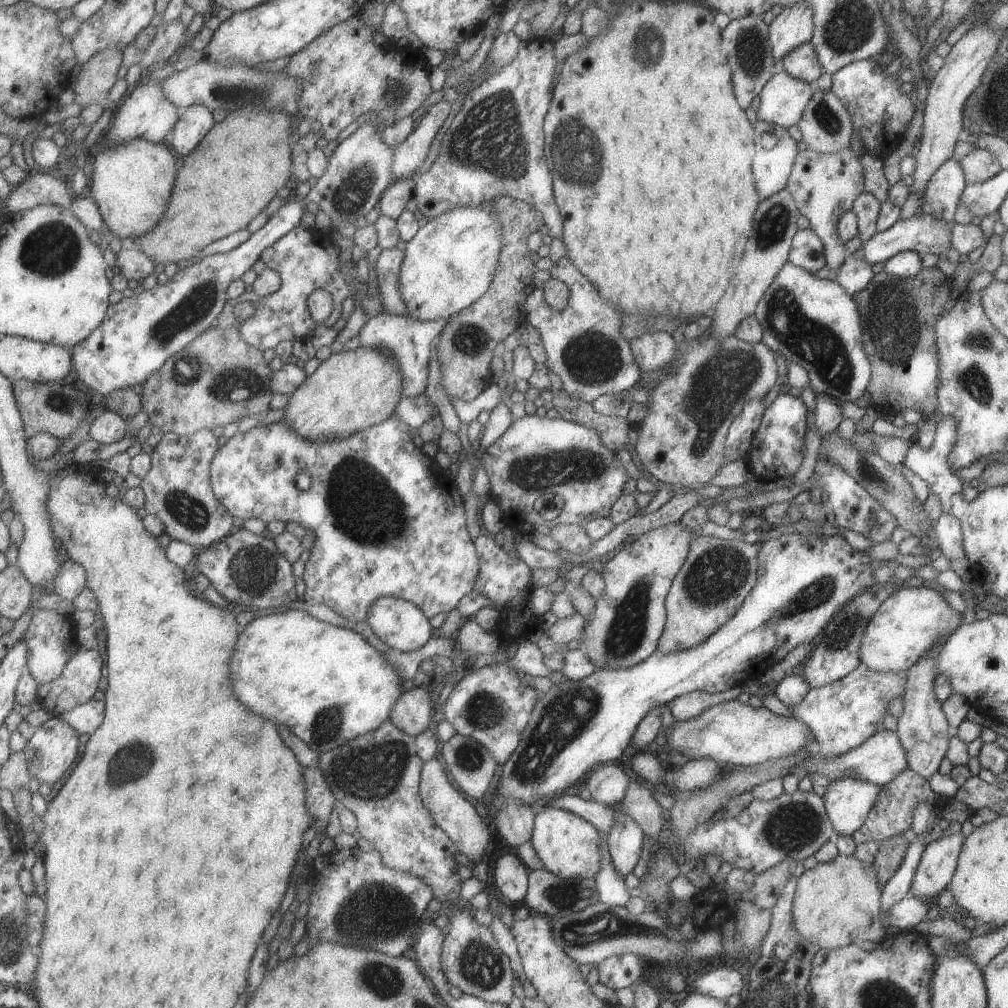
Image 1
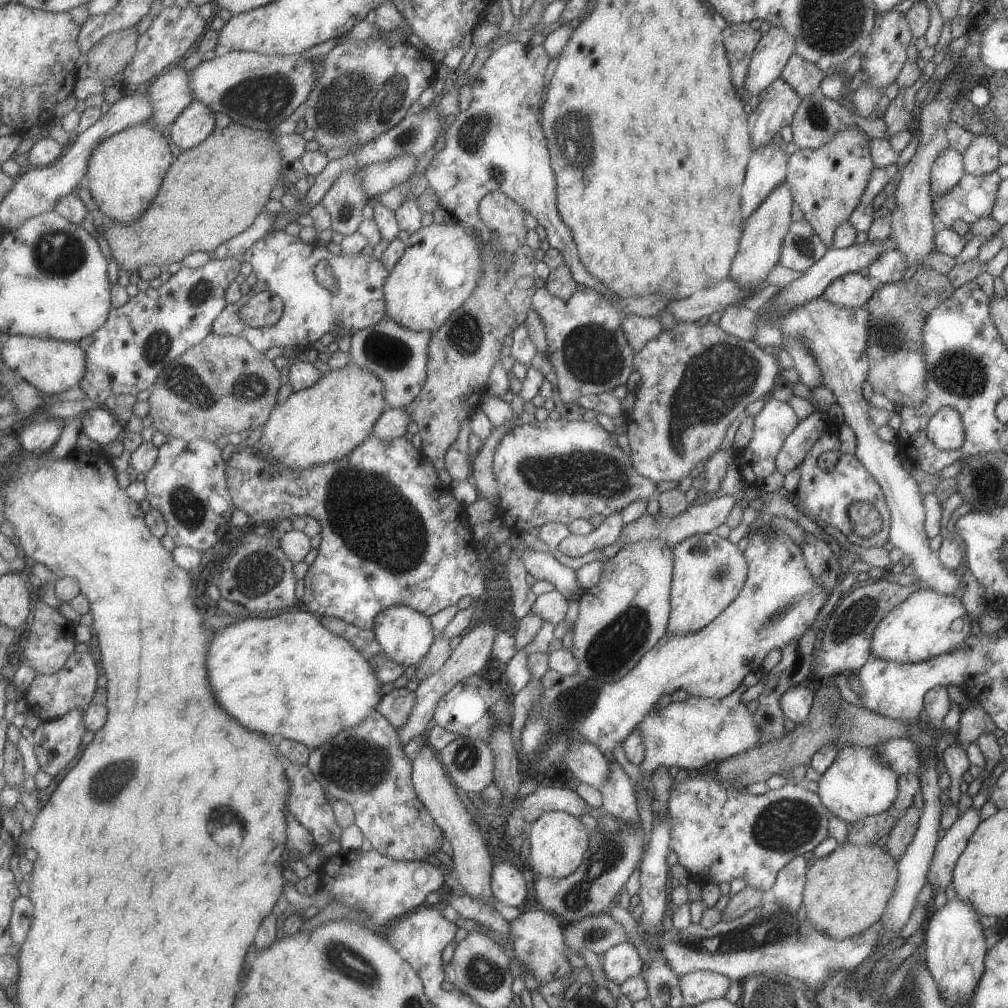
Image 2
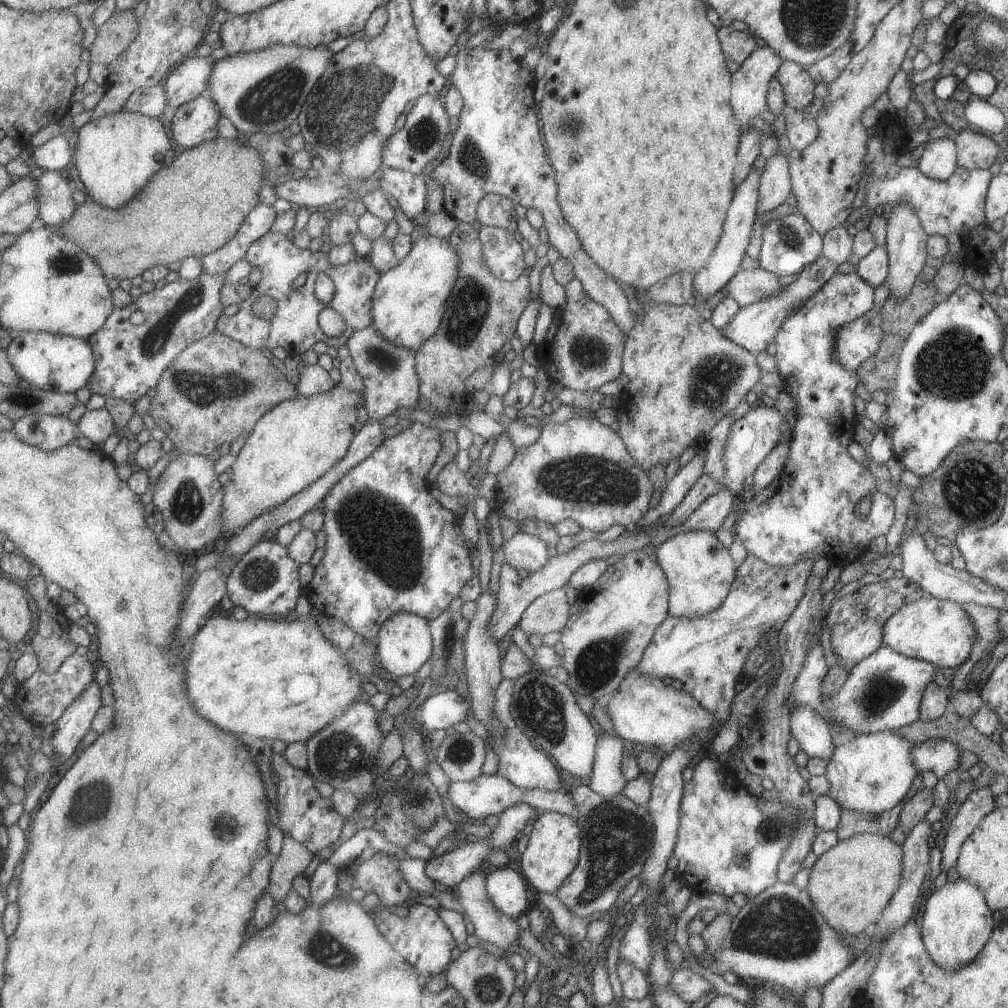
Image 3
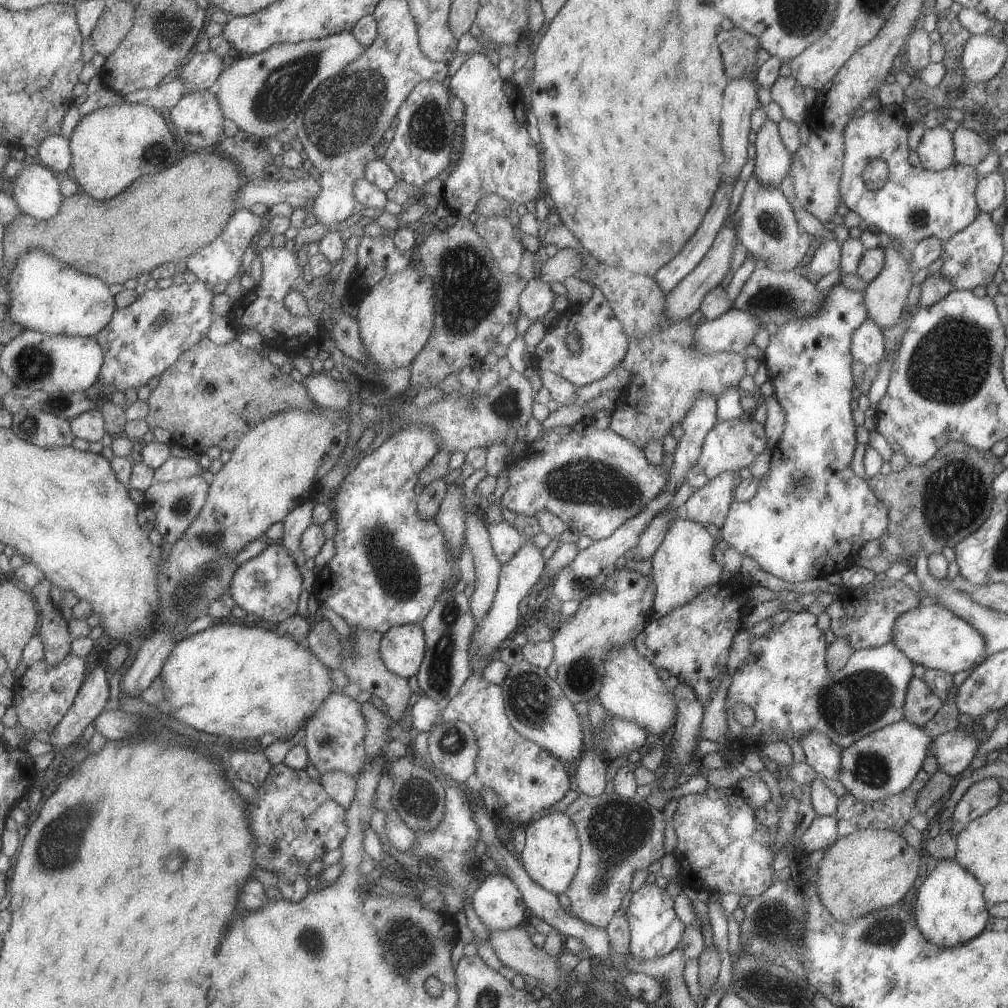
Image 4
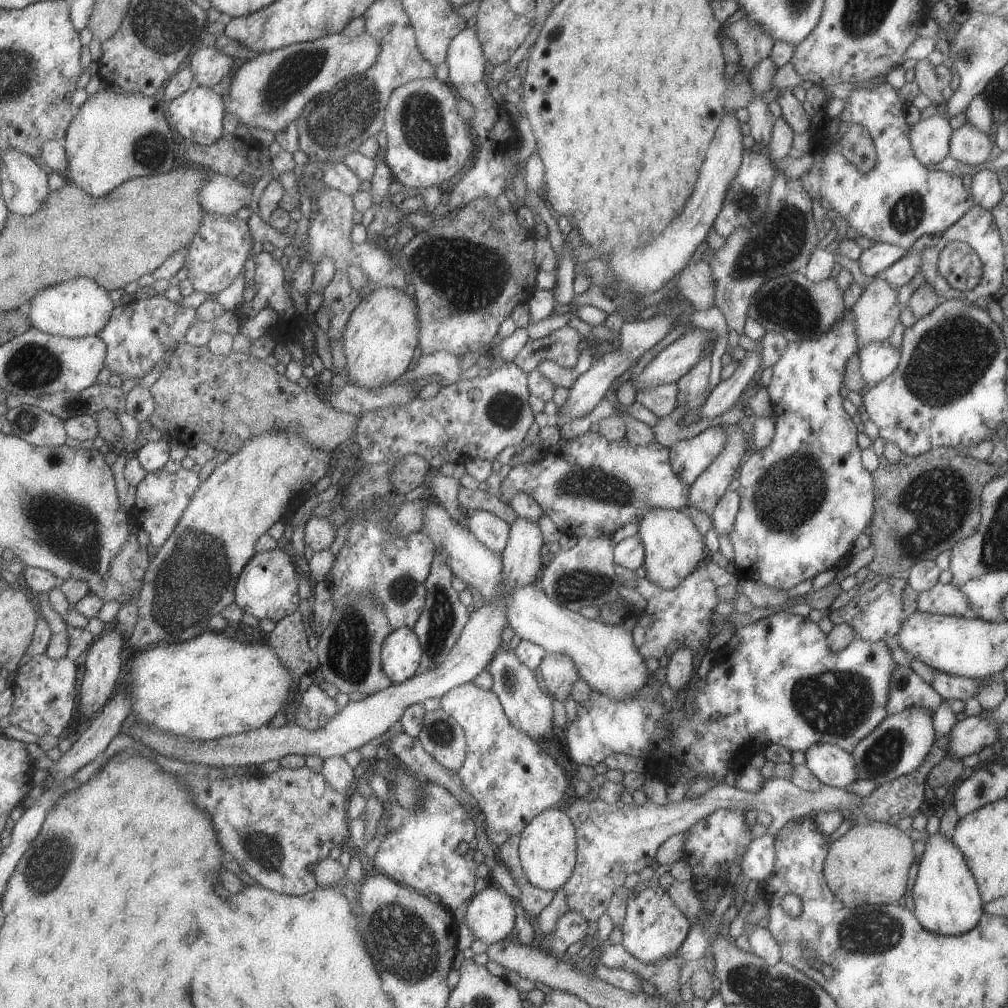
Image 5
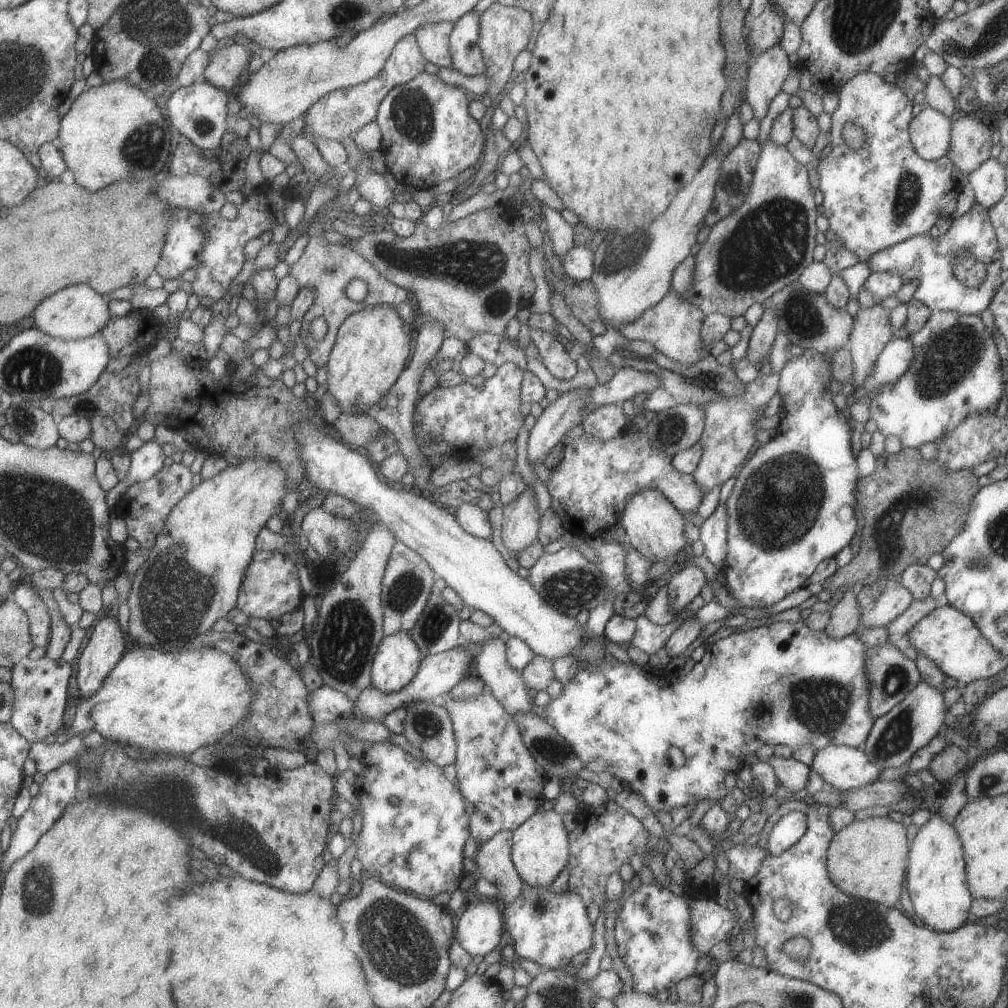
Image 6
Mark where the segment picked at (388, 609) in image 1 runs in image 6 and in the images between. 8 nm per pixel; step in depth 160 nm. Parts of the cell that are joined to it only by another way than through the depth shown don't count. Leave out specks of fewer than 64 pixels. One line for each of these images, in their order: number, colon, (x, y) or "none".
2: (404, 634)
3: (403, 643)
4: (401, 648)
5: (400, 652)
6: (397, 658)

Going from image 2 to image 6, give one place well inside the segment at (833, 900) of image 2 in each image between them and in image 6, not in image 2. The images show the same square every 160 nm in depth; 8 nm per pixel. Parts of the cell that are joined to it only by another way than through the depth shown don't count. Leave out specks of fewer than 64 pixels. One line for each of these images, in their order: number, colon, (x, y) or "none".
3: (849, 885)
4: (866, 870)
5: (868, 864)
6: (867, 859)

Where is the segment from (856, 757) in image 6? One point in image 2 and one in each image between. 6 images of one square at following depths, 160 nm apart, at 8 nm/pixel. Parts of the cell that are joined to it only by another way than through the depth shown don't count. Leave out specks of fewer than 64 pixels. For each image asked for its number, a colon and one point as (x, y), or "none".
2: (795, 702)
3: (810, 730)
4: (821, 753)
5: (831, 765)

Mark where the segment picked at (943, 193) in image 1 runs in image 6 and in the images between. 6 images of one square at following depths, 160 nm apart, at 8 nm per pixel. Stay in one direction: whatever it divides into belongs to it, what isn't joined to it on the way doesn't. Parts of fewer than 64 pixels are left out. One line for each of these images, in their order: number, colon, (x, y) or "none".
2: (947, 168)
3: (938, 161)
4: (935, 150)
5: (929, 138)
6: (929, 131)

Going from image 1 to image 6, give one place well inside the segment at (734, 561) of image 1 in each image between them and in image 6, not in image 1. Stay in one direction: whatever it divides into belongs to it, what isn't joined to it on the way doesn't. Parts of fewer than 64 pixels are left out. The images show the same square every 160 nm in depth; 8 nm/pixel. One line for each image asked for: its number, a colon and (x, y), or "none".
2: (708, 571)
3: (699, 570)
4: (682, 566)
5: (673, 548)
6: (652, 525)

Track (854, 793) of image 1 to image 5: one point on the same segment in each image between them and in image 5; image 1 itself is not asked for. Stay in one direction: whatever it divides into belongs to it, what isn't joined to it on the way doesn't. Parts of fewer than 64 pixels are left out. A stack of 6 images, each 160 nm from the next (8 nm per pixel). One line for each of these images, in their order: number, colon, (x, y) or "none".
2: (856, 784)
3: (870, 773)
4: (884, 762)
5: (898, 744)

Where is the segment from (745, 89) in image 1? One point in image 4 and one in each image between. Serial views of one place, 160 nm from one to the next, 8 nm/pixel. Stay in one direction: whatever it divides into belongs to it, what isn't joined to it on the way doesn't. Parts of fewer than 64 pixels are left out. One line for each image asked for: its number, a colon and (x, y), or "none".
2: (739, 40)
3: (736, 45)
4: (737, 48)

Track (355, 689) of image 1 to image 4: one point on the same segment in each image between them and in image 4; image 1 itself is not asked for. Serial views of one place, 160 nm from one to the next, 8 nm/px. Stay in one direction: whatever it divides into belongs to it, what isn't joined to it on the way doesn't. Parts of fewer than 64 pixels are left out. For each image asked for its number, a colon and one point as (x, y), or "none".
2: (290, 675)
3: (276, 679)
4: (237, 681)

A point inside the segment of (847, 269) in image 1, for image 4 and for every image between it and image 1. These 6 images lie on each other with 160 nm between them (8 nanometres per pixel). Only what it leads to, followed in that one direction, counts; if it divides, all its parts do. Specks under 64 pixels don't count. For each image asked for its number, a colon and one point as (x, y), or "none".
2: (851, 290)
3: (811, 512)
4: (809, 518)

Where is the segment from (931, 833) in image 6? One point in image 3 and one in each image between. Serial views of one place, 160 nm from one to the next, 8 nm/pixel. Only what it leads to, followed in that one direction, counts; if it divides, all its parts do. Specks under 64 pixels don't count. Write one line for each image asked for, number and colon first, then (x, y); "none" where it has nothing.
3: (956, 923)
4: (950, 909)
5: (947, 902)

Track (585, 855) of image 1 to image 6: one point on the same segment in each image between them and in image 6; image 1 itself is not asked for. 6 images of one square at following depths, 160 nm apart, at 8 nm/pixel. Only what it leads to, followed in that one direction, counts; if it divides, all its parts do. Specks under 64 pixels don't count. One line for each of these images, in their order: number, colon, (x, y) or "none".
2: (558, 841)
3: (553, 848)
4: (551, 851)
5: (546, 849)
6: (539, 851)

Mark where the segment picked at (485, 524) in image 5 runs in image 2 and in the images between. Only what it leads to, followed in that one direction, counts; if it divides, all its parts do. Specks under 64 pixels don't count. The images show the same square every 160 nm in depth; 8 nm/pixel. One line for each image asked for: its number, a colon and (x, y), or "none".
2: (542, 566)
3: (523, 552)
4: (505, 541)

